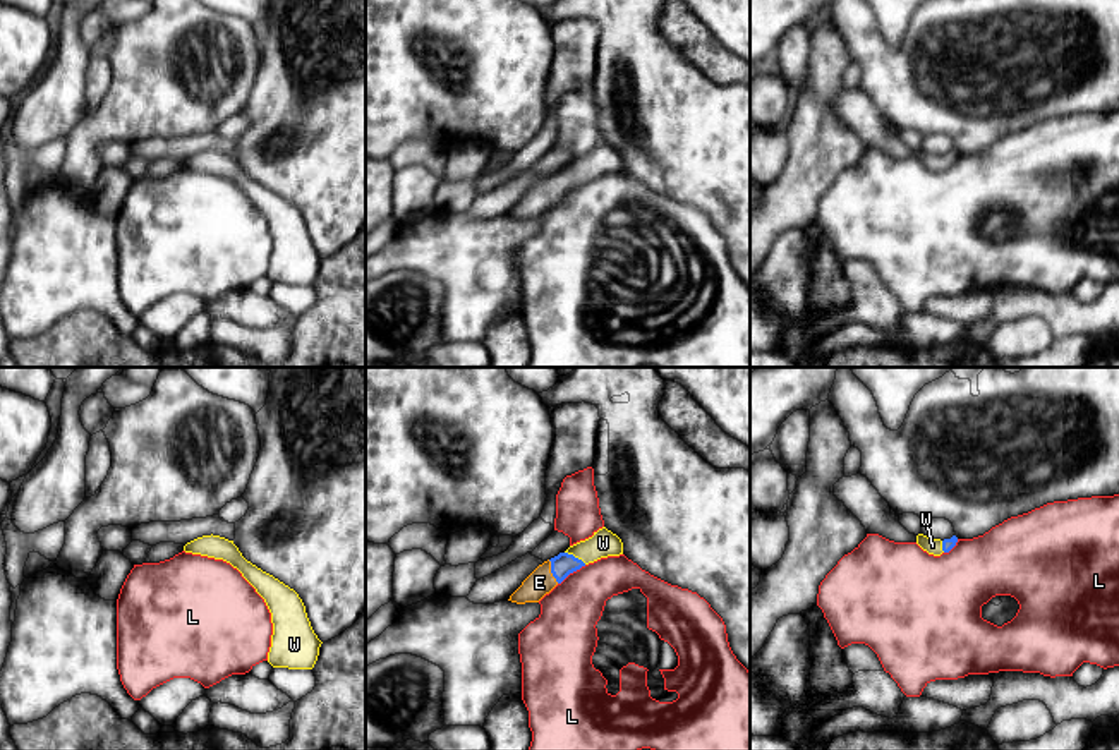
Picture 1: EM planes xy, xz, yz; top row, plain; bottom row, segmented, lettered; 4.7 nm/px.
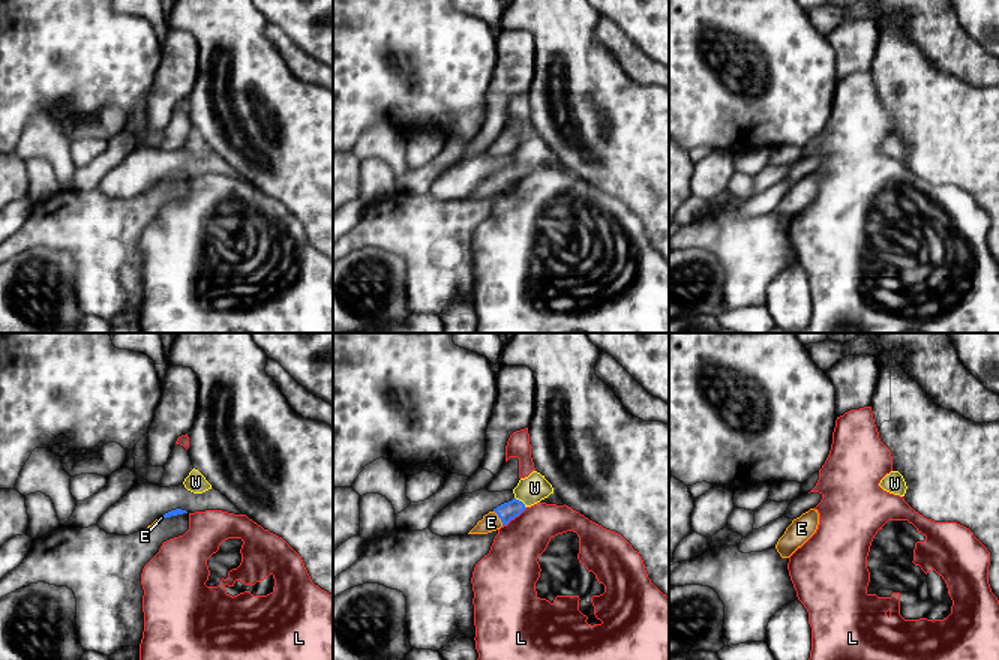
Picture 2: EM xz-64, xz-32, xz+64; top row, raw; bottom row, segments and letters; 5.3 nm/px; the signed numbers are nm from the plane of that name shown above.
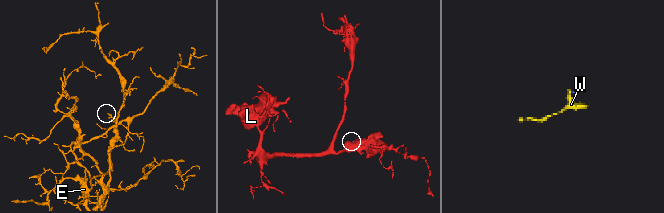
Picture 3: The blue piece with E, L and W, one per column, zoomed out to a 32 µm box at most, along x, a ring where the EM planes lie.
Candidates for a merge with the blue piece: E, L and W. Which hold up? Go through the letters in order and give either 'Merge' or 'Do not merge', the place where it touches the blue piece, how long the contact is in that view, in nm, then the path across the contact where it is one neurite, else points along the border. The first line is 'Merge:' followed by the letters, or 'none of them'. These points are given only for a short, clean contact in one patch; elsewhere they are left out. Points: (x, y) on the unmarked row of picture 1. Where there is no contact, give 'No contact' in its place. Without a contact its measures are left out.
Merge: E, W
E: Merge. Touches blue at xz (551, 187). Shared border 120 nm. Path across: xz (562, 181), (551, 187), (539, 198)
L: Do not merge. Touches blue at xz (572, 187). Shared border 160 nm. Boundary: xz (586, 181), (570, 187), (558, 199)
W: Merge. Touches blue at xz (574, 172). Shared border 120 nm. Path across: xz (562, 181), (574, 172), (603, 158)

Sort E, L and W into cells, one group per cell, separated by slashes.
E W / L

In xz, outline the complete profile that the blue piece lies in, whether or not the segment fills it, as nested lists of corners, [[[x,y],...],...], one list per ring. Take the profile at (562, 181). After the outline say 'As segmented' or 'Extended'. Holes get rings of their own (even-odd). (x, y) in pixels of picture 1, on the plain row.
[[[602,142],[592,153],[570,161],[565,168],[539,180],[508,216],[517,220],[539,218],[570,189],[601,173],[620,170],[623,170],[621,154]]]. Extended

